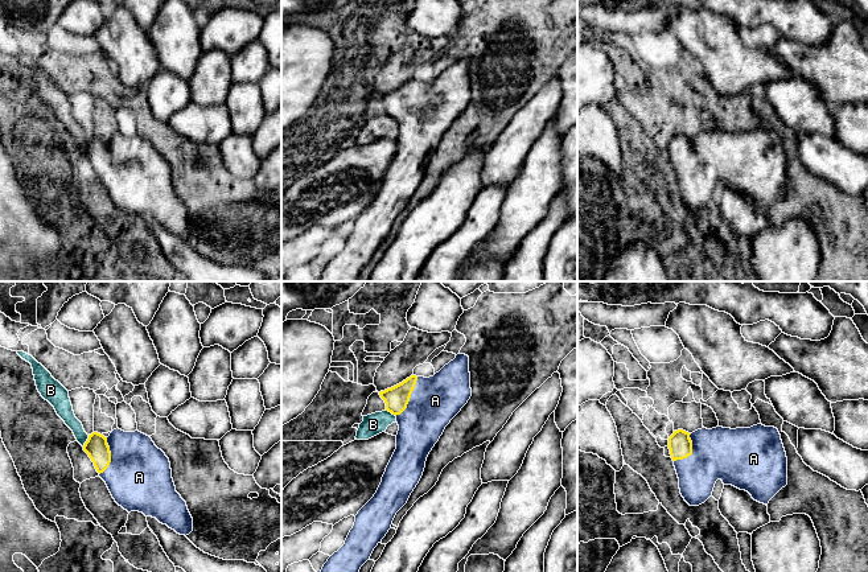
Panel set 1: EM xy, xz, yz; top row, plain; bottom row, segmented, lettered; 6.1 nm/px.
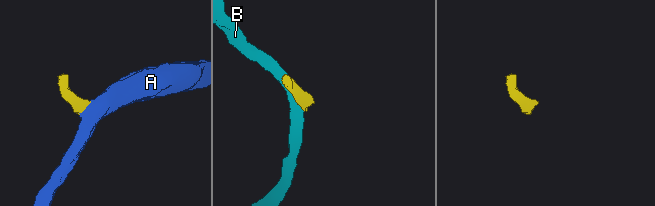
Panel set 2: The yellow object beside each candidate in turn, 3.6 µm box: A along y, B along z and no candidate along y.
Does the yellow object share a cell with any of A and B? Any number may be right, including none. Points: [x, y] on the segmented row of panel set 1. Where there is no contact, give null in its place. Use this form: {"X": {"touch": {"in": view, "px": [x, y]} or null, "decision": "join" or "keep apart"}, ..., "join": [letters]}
{"A": {"touch": {"in": "xz", "px": [410, 396]}, "decision": "join"}, "B": {"touch": {"in": "xy", "px": [87, 440]}, "decision": "keep apart"}, "join": ["A"]}

